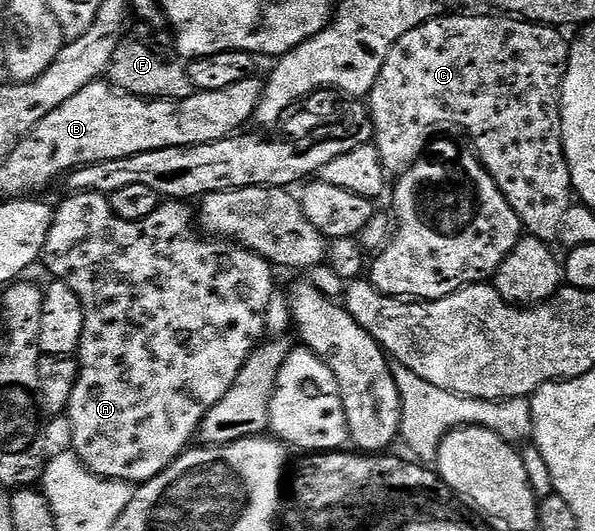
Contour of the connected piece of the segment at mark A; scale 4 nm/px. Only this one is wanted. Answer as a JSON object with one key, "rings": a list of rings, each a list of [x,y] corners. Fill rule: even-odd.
{"rings":[[[74,192],[65,197],[60,205],[58,203],[55,205],[42,264],[53,272],[51,275],[55,279],[66,282],[66,286],[70,286],[74,294],[78,294],[84,307],[84,325],[78,349],[80,377],[76,379],[74,394],[70,394],[66,413],[68,421],[74,426],[72,451],[94,474],[107,480],[124,480],[130,485],[139,486],[162,474],[162,470],[170,467],[180,457],[181,452],[193,443],[194,437],[200,431],[202,418],[206,418],[209,410],[218,406],[222,398],[226,398],[234,378],[238,378],[242,366],[255,352],[256,345],[265,339],[266,306],[270,306],[270,298],[274,295],[272,288],[274,268],[248,248],[241,248],[239,244],[223,238],[209,238],[197,231],[194,227],[194,208],[191,203],[165,199],[160,208],[154,210],[154,214],[150,214],[150,218],[135,224],[115,216],[112,212],[111,199],[103,192]]]}

